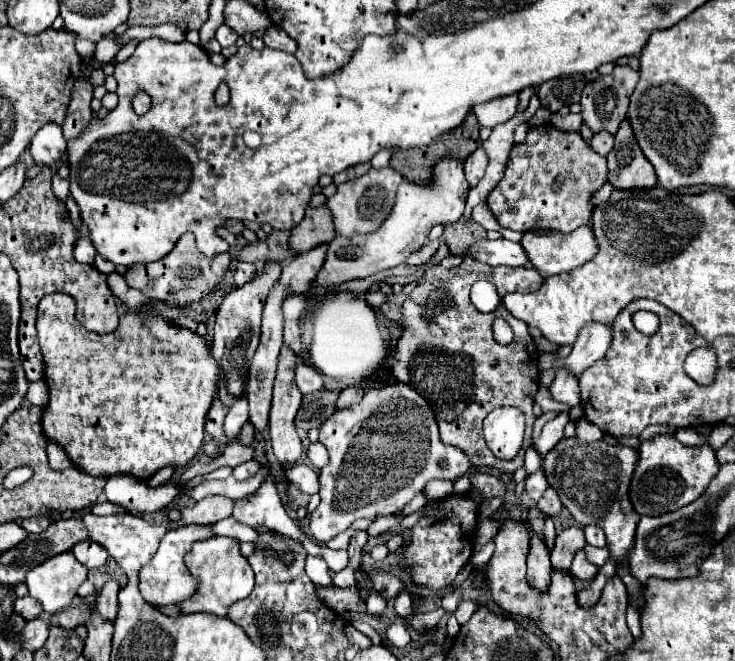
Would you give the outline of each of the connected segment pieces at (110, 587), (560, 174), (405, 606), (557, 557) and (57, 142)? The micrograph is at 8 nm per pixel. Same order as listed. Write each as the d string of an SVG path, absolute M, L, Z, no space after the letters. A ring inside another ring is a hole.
M108 580L104 584L104 588L98 592L98 606L96 606L96 612L102 616L102 618L108 618L108 620L114 620L116 614L118 614L118 592L120 592L120 584L116 580Z
M552 124L536 126L528 130L528 136L522 144L514 144L510 152L510 160L506 164L504 178L498 182L498 186L488 196L488 208L498 220L500 226L520 232L530 230L560 230L560 232L572 232L578 226L590 224L592 210L590 210L590 198L592 194L606 182L606 158L600 158L594 154L594 150L582 140L576 132L562 132L554 128Z
M398 594L394 598L394 608L400 616L412 616L412 600L410 600L410 594Z
M572 526L572 528L566 528L566 530L558 532L558 534L556 534L554 548L552 548L552 552L550 552L552 568L554 568L556 572L568 572L572 558L574 558L576 552L582 550L584 546L586 546L586 540L584 540L582 528Z
M42 126L36 138L32 138L30 154L34 158L34 164L44 166L56 166L56 162L66 154L66 140L62 136L60 126Z

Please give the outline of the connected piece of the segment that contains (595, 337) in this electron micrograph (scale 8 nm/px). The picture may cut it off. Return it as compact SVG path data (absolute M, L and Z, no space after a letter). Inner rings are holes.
M588 322L580 330L568 358L556 359L551 353L543 353L538 359L538 366L541 370L564 367L568 368L572 374L580 376L588 366L592 366L596 360L606 356L606 352L612 346L612 334L614 334L612 324Z

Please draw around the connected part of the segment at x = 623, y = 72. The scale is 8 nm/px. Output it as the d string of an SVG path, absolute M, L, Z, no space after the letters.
M616 66L614 72L610 76L602 76L594 82L588 82L588 86L584 88L584 94L582 94L582 118L584 118L584 124L594 132L608 132L608 134L616 134L618 128L620 128L620 122L626 118L626 112L628 112L628 102L630 102L630 96L632 96L632 90L638 82L638 72L632 70L630 66Z

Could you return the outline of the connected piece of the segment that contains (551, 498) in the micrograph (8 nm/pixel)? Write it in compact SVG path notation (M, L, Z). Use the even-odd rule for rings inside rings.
M548 486L548 488L546 488L546 492L542 494L542 498L538 500L538 508L540 508L544 514L548 514L548 516L558 514L558 512L560 512L560 508L562 508L562 502L560 502L560 498L558 498L556 490L552 490L552 488Z

